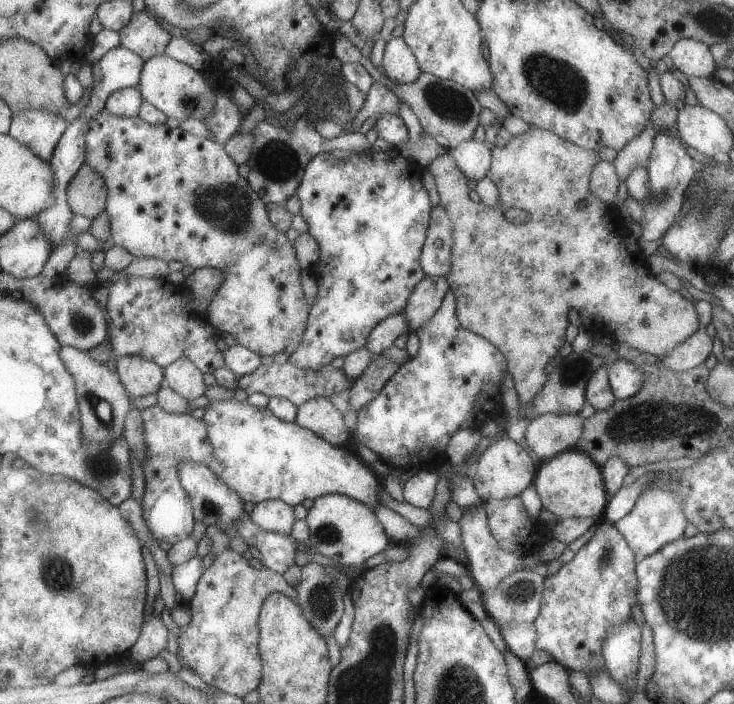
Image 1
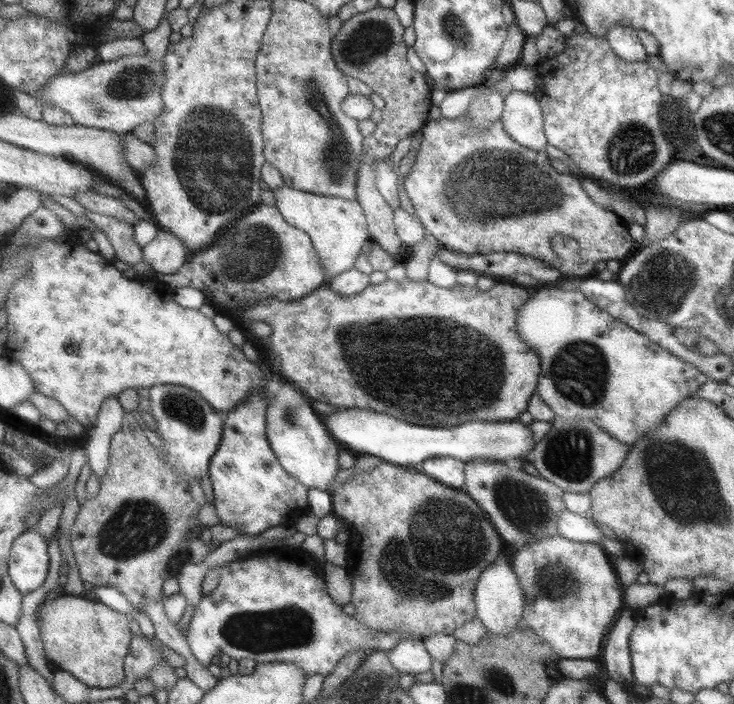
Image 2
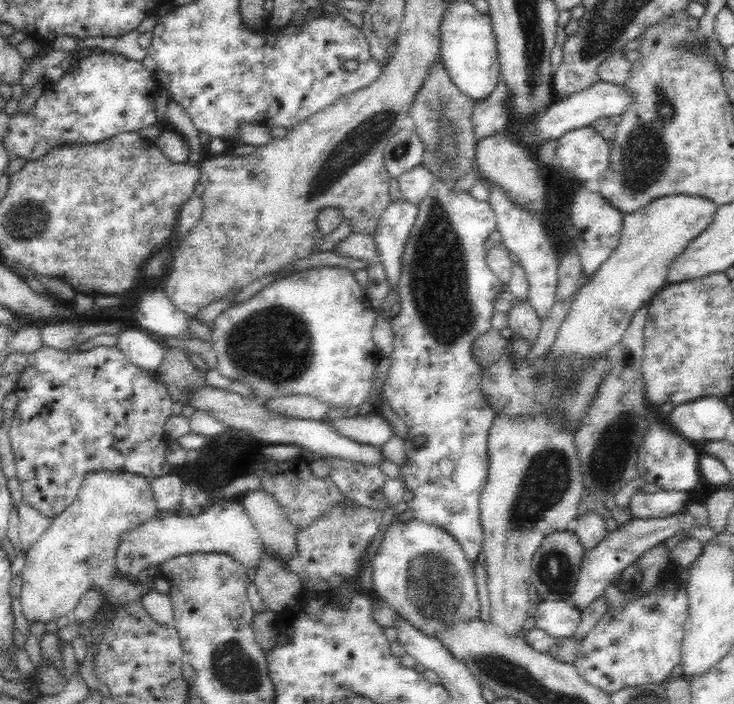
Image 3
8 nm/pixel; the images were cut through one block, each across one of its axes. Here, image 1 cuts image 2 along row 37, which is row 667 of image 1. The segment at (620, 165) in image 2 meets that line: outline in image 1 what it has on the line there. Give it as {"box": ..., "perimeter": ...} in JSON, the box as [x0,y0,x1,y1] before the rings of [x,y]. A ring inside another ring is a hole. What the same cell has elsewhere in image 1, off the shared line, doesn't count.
{"box":[533,518,638,677],"perimeter":[[[603,518],[599,520],[599,526],[589,542],[578,550],[570,562],[563,563],[558,572],[545,578],[540,612],[533,622],[537,650],[544,650],[569,671],[582,672],[587,677],[596,670],[606,670],[602,653],[604,638],[612,632],[614,626],[633,618],[632,607],[637,603],[638,588],[636,563],[635,554],[622,534],[612,523]]]}

